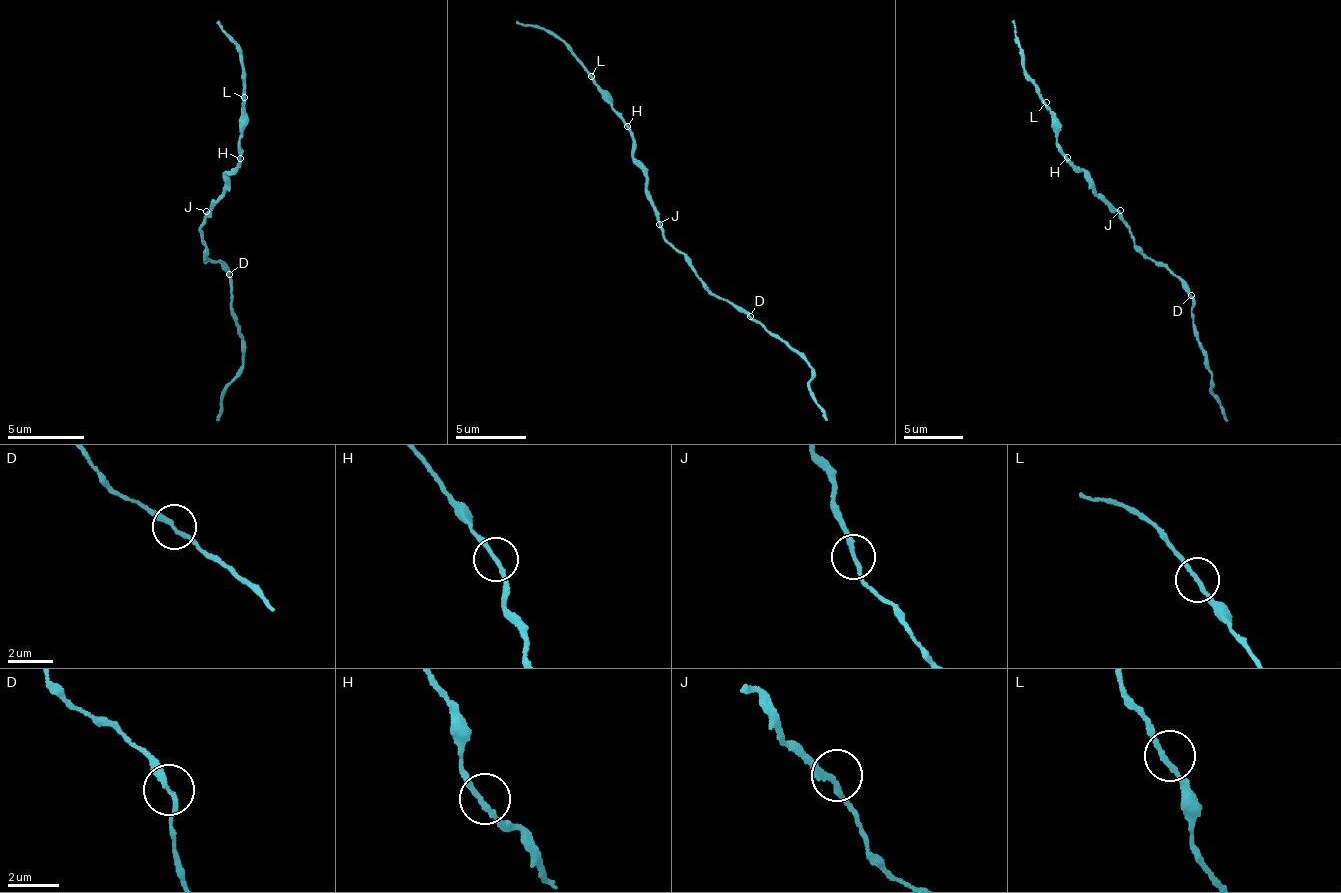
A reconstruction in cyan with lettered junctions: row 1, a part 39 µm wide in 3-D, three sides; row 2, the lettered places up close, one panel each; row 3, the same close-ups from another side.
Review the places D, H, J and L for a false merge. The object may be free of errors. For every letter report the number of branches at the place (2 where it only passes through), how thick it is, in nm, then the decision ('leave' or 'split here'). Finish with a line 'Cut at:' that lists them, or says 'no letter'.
D: branches 2; calibre 220 nm; leave
H: branches 2; calibre 190 nm; leave
J: branches 2; calibre 220 nm; leave
L: branches 2; calibre 180 nm; leave
Cut at: no letter

